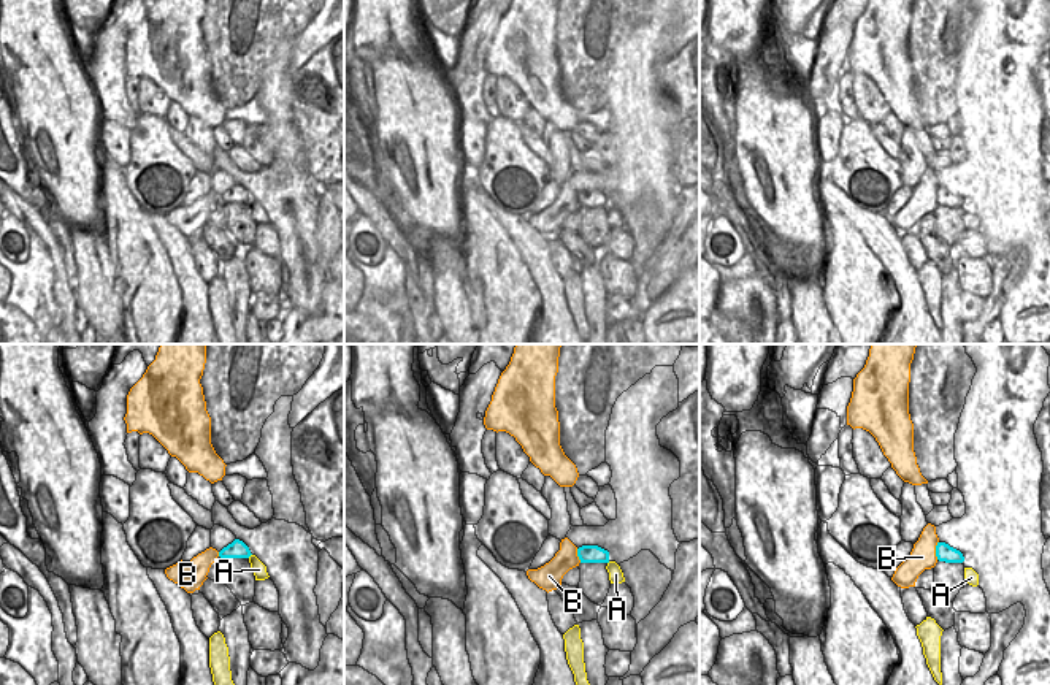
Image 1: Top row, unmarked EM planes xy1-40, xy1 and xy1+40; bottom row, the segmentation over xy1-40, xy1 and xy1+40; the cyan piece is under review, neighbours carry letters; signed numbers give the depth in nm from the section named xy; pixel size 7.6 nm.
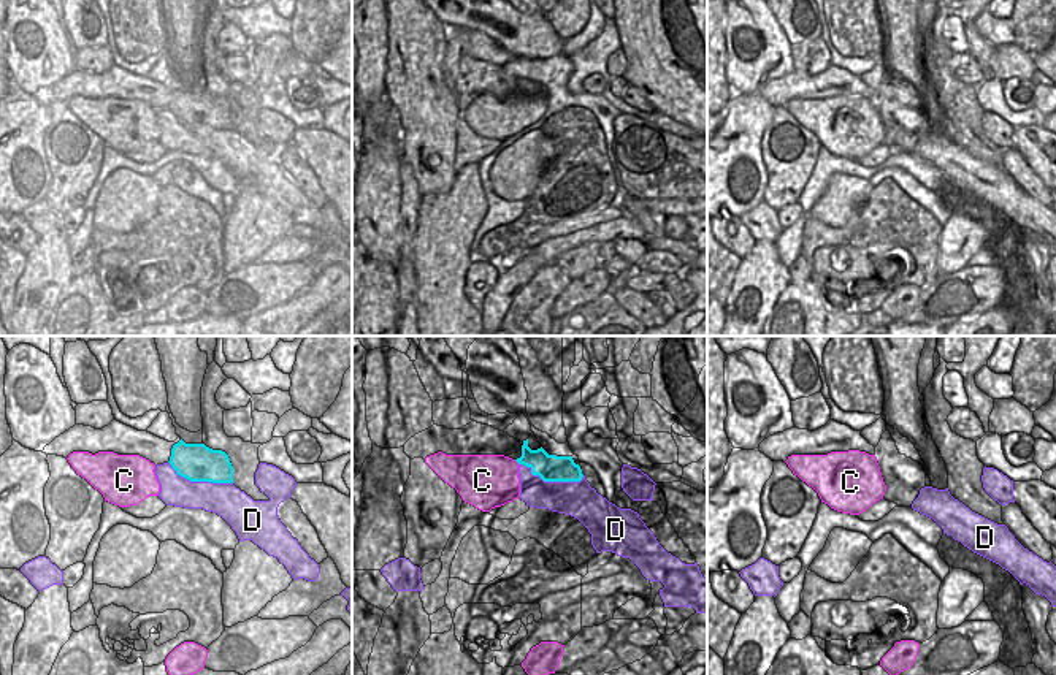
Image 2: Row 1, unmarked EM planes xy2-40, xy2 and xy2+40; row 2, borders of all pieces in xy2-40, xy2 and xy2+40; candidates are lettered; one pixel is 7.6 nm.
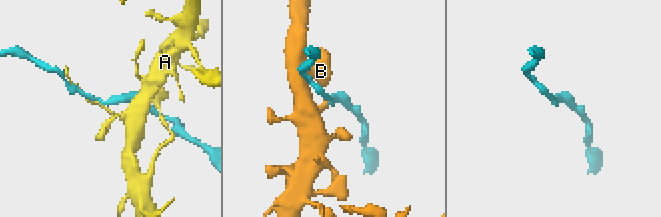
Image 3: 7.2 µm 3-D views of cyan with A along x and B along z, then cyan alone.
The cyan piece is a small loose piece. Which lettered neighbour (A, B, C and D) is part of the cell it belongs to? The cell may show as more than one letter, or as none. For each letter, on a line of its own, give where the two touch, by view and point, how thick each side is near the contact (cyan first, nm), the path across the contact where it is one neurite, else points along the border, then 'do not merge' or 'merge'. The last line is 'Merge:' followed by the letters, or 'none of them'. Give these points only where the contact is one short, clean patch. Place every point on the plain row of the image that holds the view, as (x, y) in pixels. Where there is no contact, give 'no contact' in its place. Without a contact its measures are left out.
A: contact xy1-40 (249, 200); calibres 140 and 110 nm; do not merge
B: contact xy1+40 (936, 195); calibres 140 and 190 nm; border xy1+40 (938, 186), (936, 203); do not merge
C: contact xy2 (517, 106); calibres 200 and 400 nm; border xy2 (514, 105), (519, 108); do not merge
D: contact xy2 (550, 125); calibres 220 and 260 nm; do not merge
Merge: none of them

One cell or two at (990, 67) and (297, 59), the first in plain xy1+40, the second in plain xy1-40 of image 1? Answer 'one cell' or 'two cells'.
two cells

